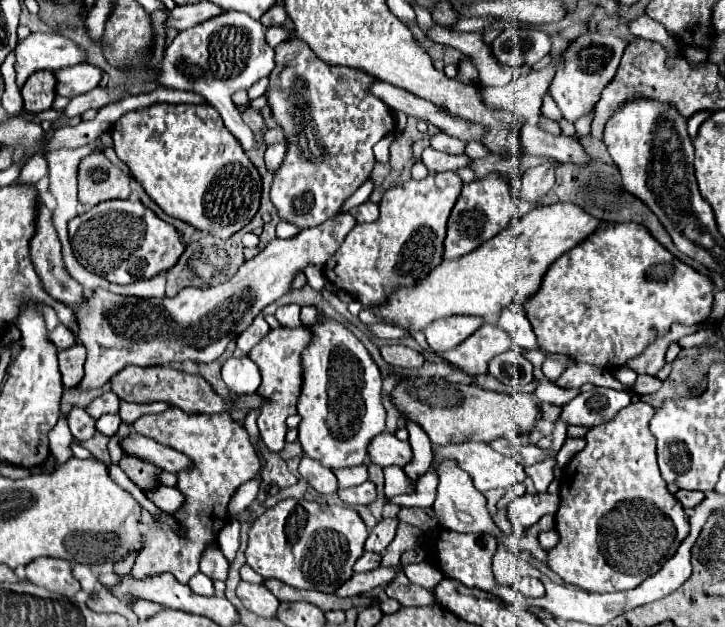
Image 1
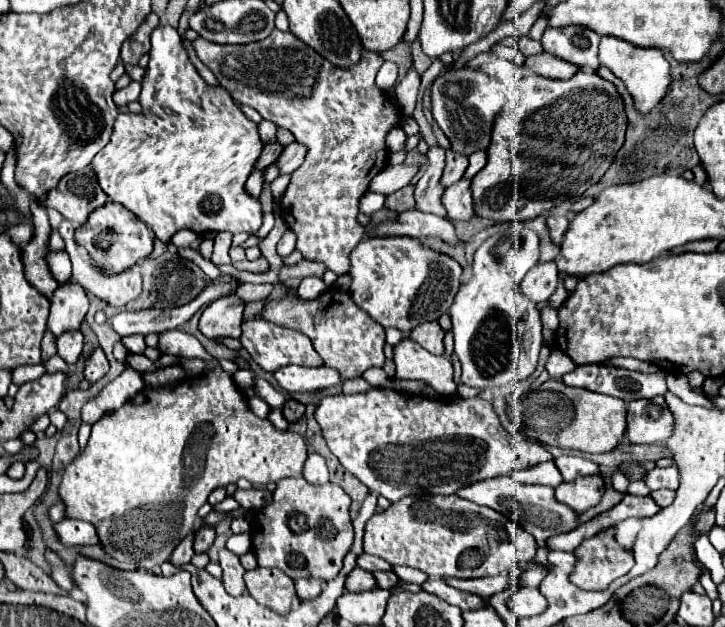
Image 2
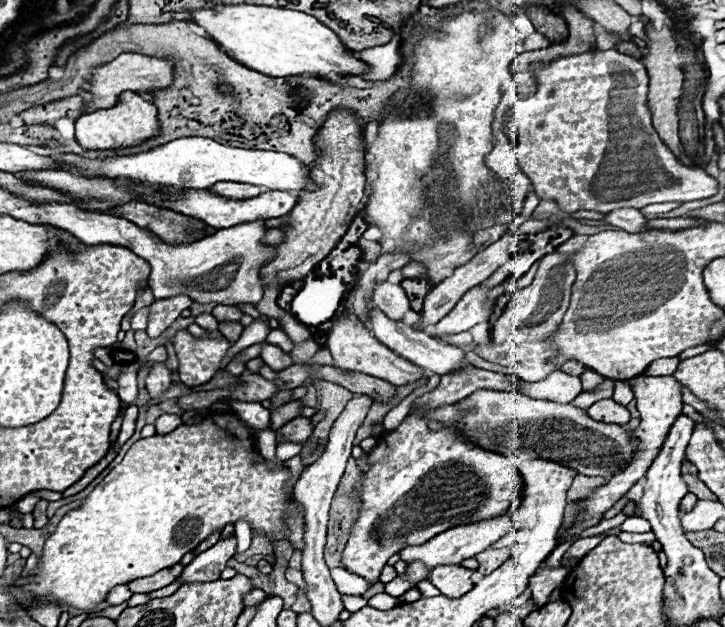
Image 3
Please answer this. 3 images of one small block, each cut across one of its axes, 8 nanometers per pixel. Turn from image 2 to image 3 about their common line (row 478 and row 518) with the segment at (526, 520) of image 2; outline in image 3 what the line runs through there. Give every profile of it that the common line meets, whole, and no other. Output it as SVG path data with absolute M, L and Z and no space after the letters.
M516 508L508 510L502 516L494 516L488 520L480 520L480 522L472 522L472 524L462 524L462 526L454 526L434 538L430 538L426 544L422 546L408 546L404 550L400 550L400 558L404 562L414 562L414 560L422 560L426 566L434 568L440 564L460 564L466 558L474 558L476 554L488 550L494 542L498 542L500 538L504 538L506 534L510 534L514 530L514 516L516 516Z

